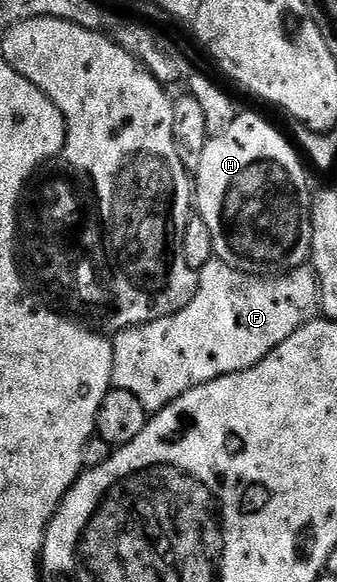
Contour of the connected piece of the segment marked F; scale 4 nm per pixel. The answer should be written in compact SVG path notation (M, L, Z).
M213 258L197 272L197 277L194 296L184 309L163 319L119 331L113 336L113 386L132 393L132 397L136 397L136 401L140 401L147 412L163 411L173 399L188 393L188 389L216 381L225 375L240 373L244 369L252 369L280 344L288 341L292 333L299 331L319 314L318 279L306 265L295 267L293 271L259 277L246 275L235 267L229 267L224 261Z

